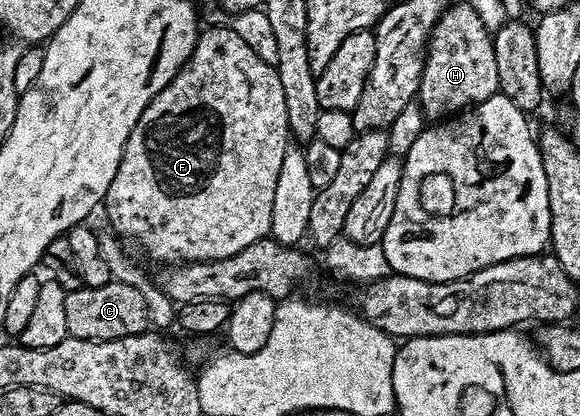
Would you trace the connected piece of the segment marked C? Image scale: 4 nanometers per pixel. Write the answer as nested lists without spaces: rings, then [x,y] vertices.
[[[118,282],[99,287],[81,287],[66,292],[64,313],[71,339],[119,339],[139,335],[151,326],[148,304],[139,289]]]

